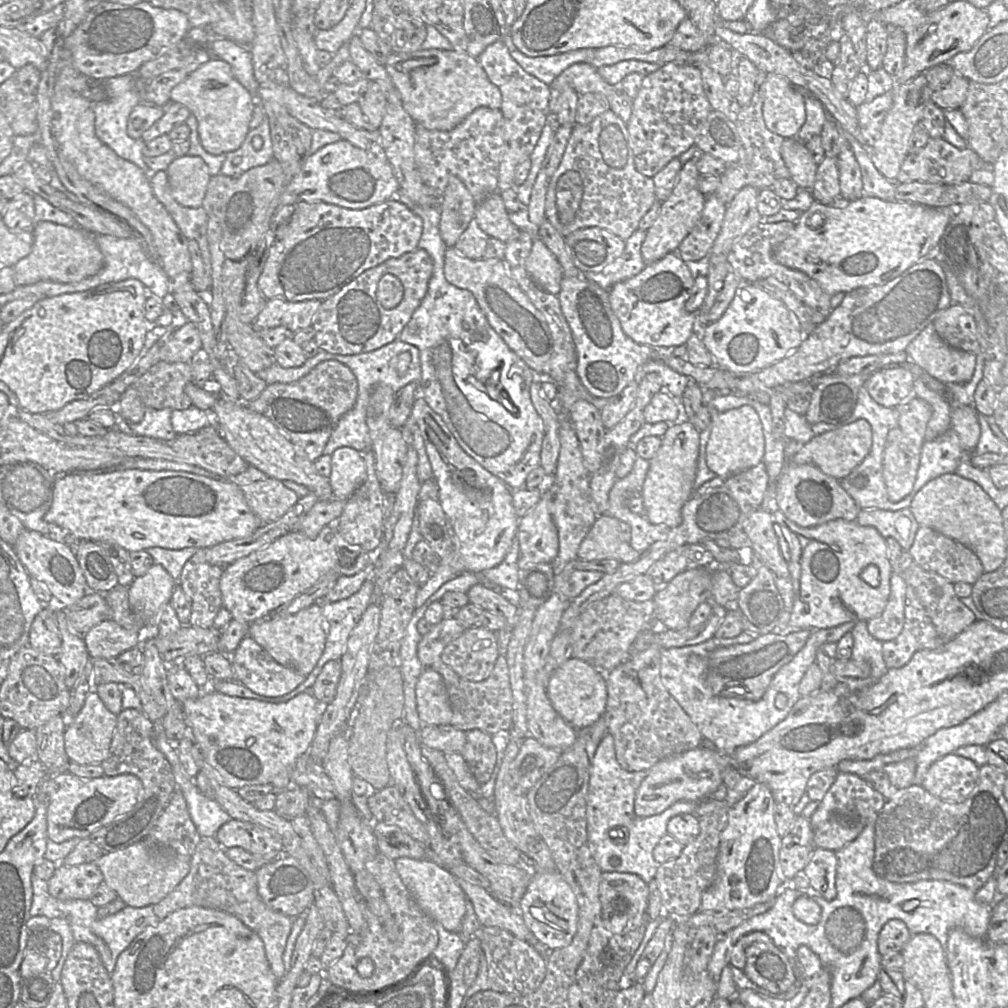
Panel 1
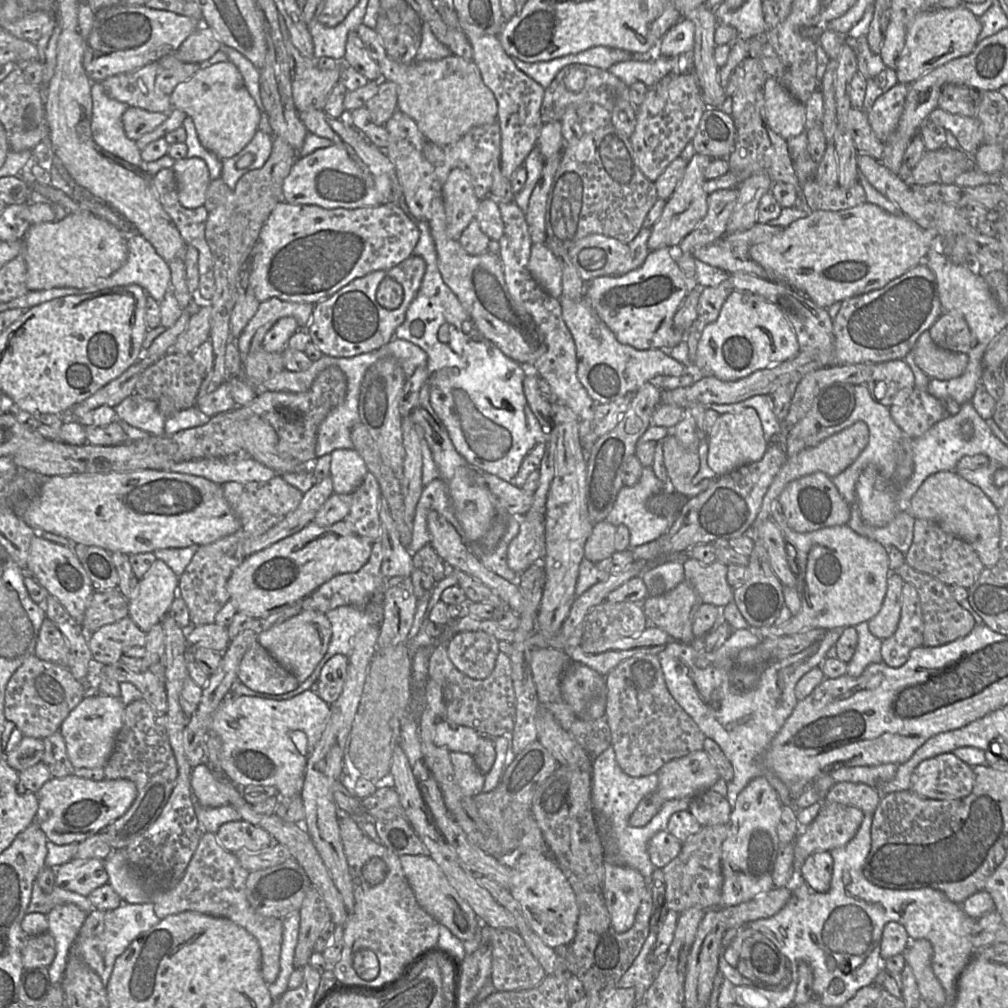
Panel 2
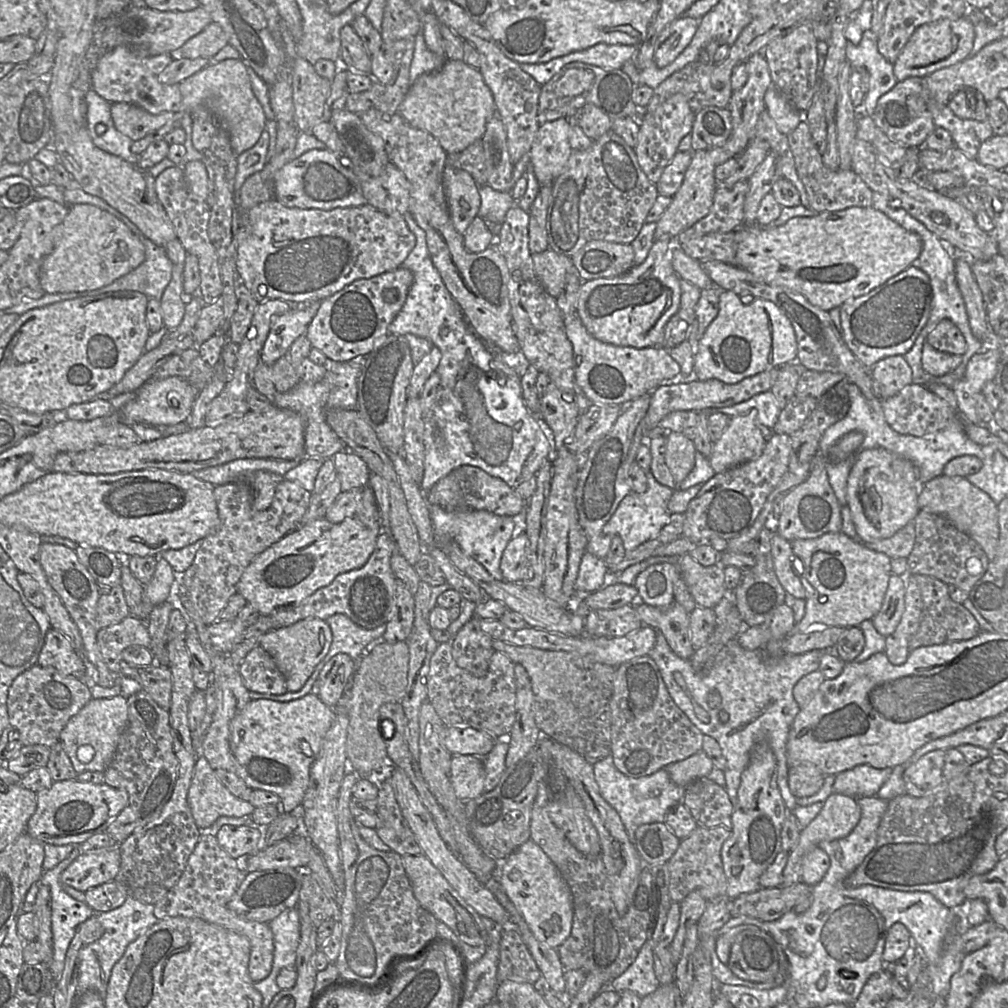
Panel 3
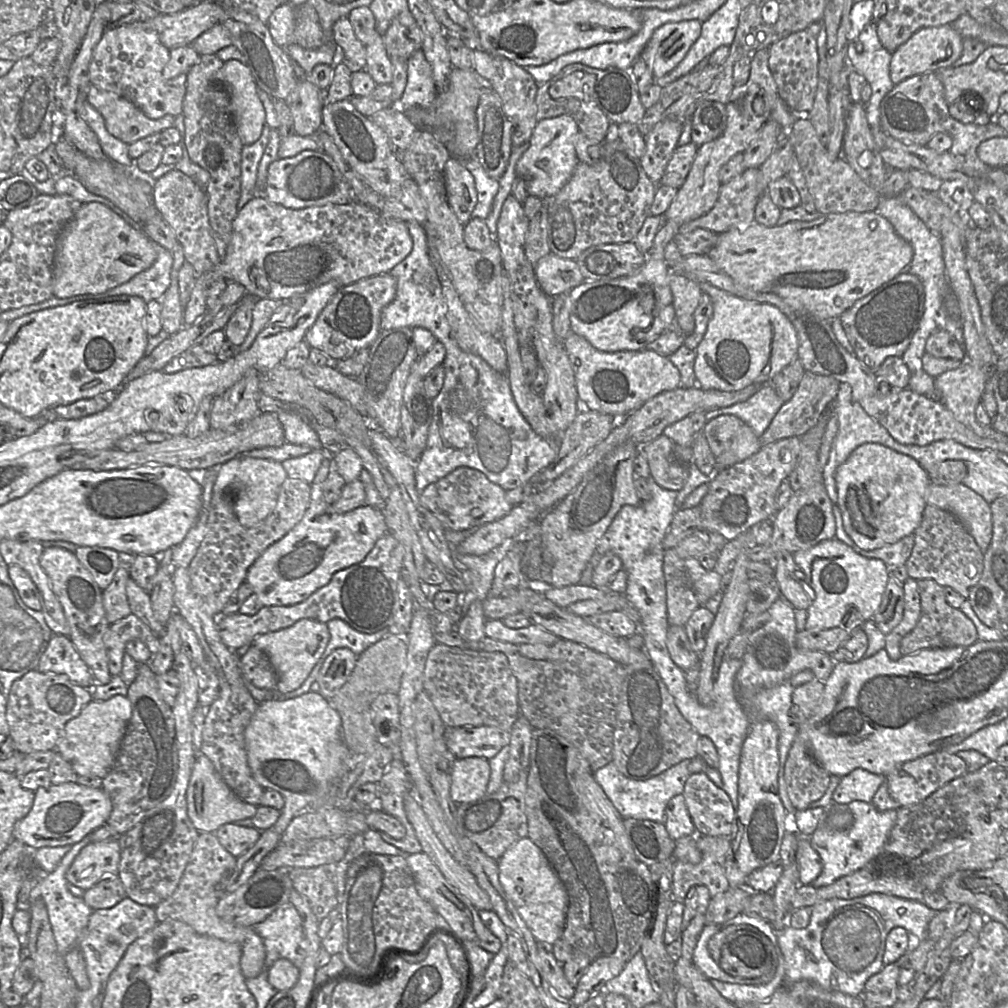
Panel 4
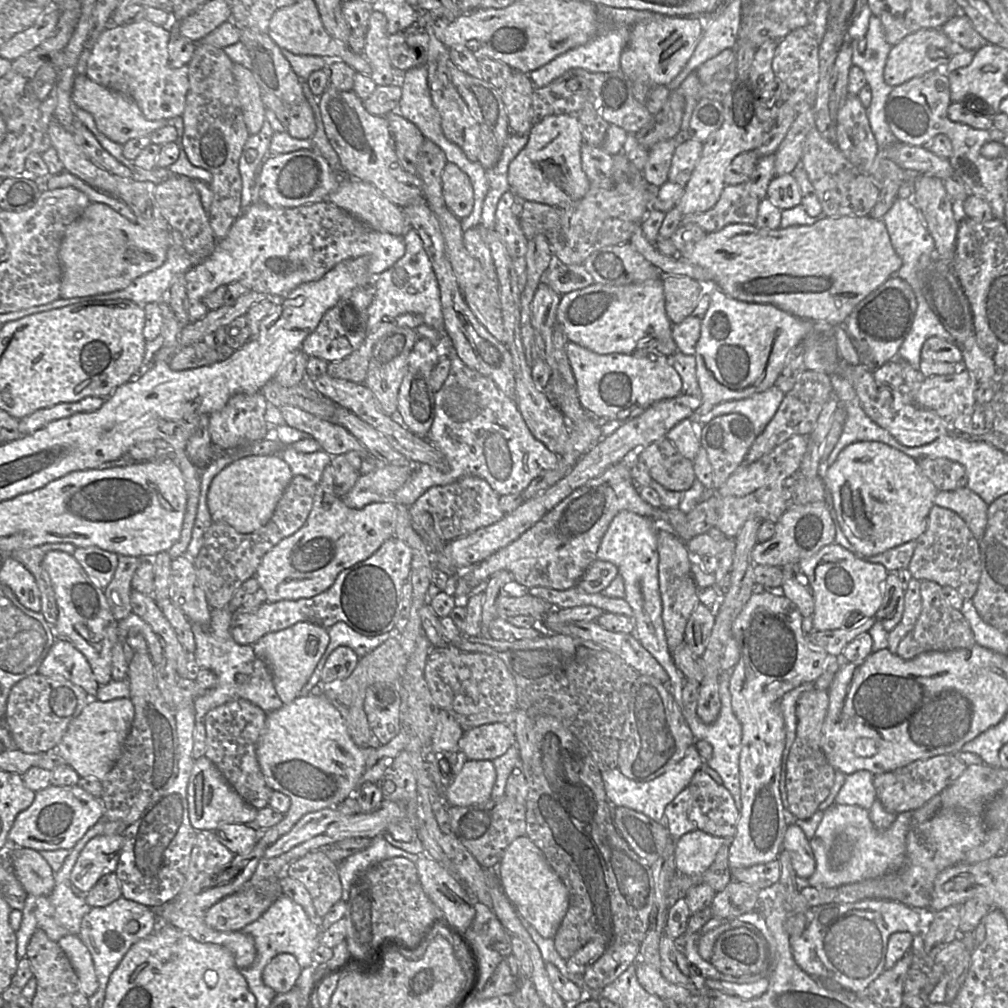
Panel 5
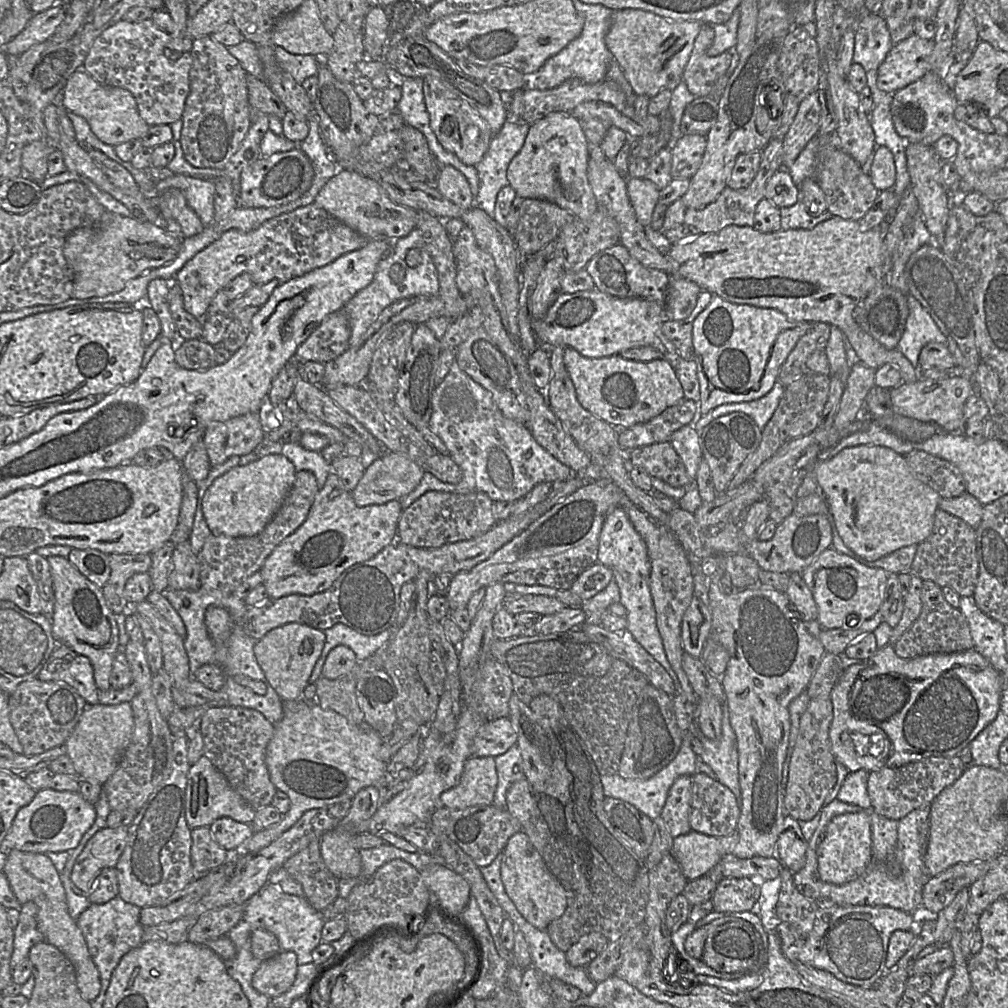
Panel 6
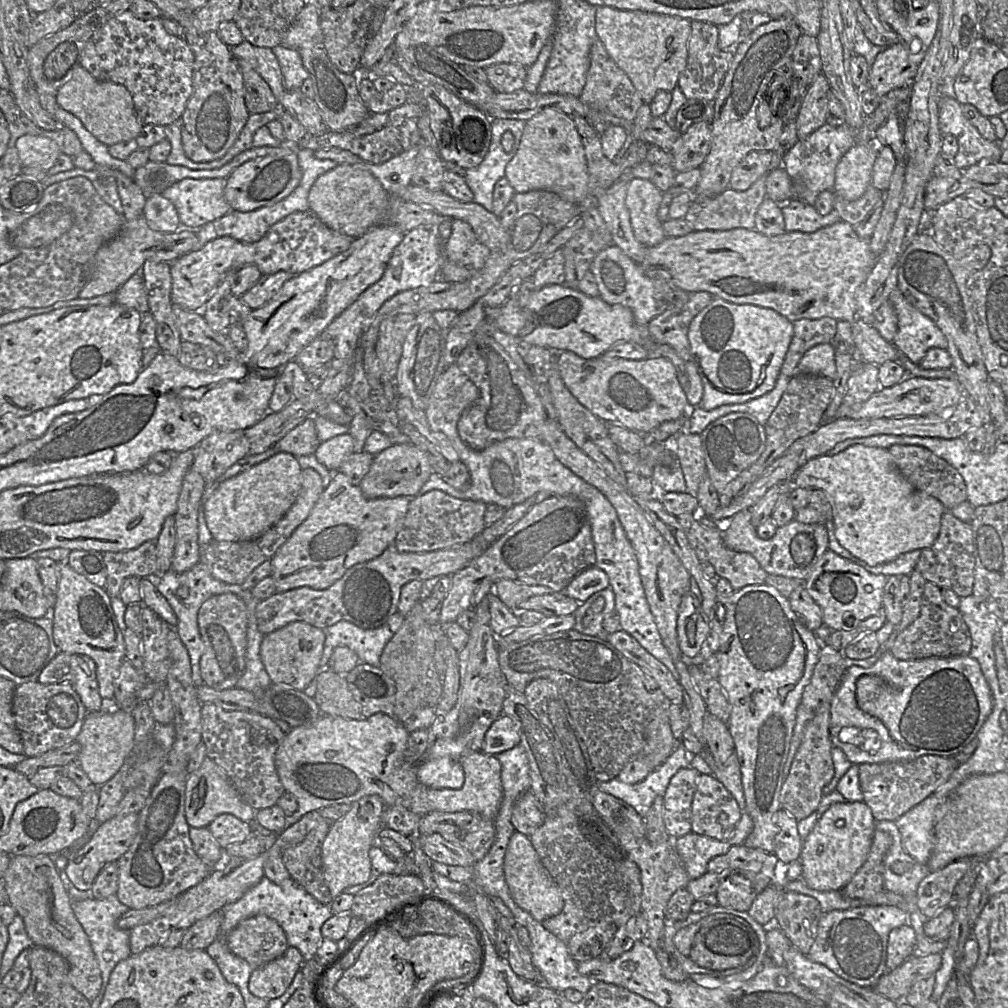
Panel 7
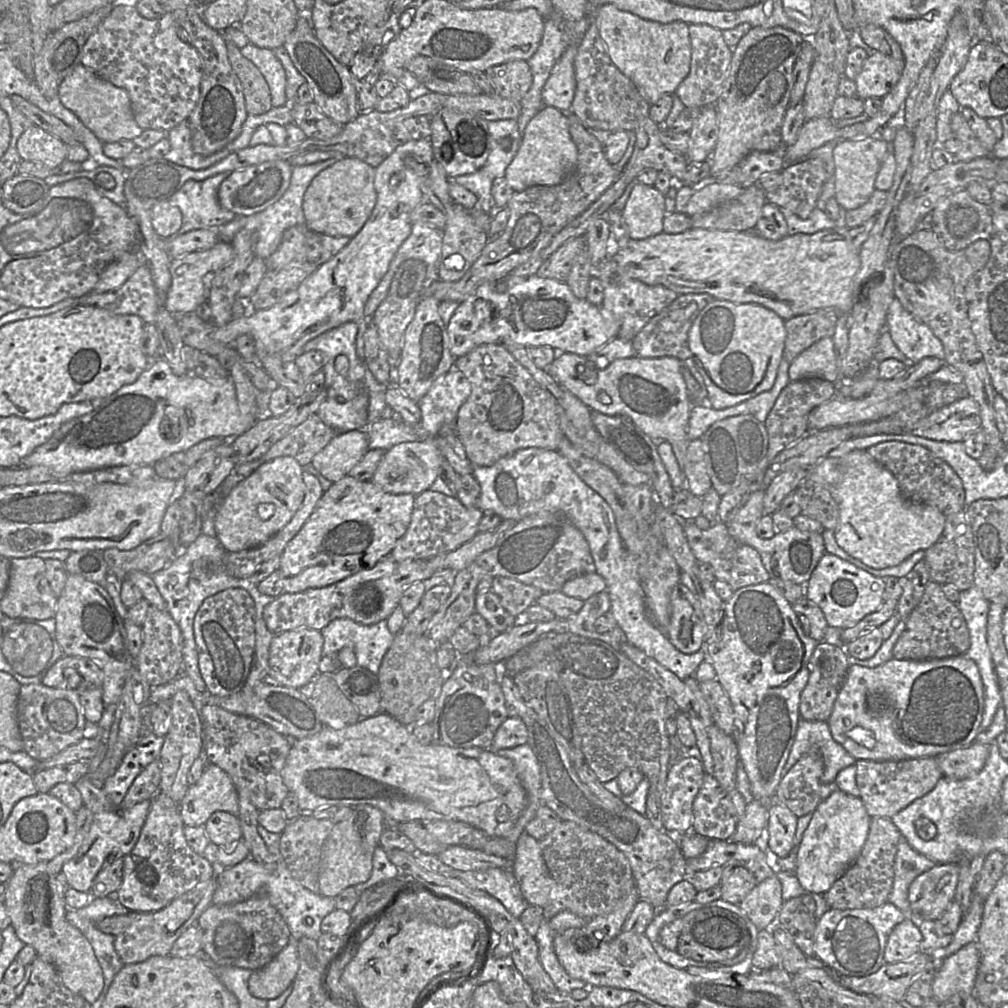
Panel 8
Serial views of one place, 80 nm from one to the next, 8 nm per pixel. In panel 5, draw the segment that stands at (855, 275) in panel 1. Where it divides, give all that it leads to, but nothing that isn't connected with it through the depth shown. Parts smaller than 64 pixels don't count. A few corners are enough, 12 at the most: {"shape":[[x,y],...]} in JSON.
{"shape":[[884,221],[728,224],[679,254],[734,299],[843,325],[902,259]]}

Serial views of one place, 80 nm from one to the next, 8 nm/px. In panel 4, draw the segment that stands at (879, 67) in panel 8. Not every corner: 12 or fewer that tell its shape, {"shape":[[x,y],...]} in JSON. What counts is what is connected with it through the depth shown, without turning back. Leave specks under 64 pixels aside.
{"shape":[[921,28],[892,53],[892,82],[952,66],[964,38]]}

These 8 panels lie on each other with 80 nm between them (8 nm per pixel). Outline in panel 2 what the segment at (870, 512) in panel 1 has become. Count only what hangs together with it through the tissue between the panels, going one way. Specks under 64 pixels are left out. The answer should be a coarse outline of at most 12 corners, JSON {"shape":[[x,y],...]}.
{"shape":[[857,505],[848,526],[903,554],[910,549],[915,518],[899,511],[884,527],[865,524]]}

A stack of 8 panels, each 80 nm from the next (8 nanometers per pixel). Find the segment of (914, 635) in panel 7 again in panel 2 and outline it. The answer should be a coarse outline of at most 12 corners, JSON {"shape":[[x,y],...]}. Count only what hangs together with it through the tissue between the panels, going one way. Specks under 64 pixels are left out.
{"shape":[[907,563],[892,573],[918,592],[924,647],[965,637],[973,616],[948,585]]}

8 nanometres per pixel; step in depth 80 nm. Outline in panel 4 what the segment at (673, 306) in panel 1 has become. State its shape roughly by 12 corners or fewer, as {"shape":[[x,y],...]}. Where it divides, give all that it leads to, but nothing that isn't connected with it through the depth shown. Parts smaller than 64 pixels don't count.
{"shape":[[661,225],[637,274],[569,291],[571,331],[642,350],[675,319]]}

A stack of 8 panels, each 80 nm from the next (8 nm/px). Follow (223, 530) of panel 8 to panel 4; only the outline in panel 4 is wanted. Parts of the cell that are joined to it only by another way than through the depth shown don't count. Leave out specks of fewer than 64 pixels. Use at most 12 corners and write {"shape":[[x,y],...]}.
{"shape":[[235,457],[213,494],[234,500],[246,528],[274,510],[288,475],[281,462]]}

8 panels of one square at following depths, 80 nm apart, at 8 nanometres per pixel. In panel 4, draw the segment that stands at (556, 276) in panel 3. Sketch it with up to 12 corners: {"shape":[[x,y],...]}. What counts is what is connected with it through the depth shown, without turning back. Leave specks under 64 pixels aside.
{"shape":[[553,253],[534,266],[549,297],[585,281],[575,260]]}

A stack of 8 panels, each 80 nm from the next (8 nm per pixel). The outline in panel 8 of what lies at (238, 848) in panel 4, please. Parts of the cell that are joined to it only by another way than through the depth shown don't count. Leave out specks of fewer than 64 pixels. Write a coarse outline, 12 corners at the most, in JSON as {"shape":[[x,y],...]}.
{"shape":[[214,812],[204,828],[216,846],[242,839],[238,817]]}

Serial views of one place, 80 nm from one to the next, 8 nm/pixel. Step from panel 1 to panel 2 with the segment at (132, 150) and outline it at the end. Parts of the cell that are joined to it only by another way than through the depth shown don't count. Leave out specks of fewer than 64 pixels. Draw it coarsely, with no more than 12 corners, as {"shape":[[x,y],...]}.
{"shape":[[91,87],[91,132],[102,149],[141,167],[141,150],[124,132],[128,104]]}

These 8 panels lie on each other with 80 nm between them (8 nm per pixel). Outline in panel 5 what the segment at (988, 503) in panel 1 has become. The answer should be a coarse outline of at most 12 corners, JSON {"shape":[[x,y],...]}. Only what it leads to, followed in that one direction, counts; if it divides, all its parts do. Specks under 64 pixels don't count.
{"shape":[[967,486],[934,503],[958,514],[978,541],[989,505]]}

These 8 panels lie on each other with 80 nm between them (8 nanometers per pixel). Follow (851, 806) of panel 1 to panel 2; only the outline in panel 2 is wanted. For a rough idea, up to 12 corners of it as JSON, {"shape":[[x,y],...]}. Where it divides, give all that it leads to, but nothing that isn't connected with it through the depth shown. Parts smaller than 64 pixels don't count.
{"shape":[[839,782],[824,801],[874,814],[882,797],[878,788]]}

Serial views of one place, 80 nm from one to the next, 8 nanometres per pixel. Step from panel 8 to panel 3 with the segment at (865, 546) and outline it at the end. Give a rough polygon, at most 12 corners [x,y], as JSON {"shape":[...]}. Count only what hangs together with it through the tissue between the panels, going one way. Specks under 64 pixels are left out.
{"shape":[[882,447],[860,452],[847,506],[864,541],[920,511],[918,469]]}

